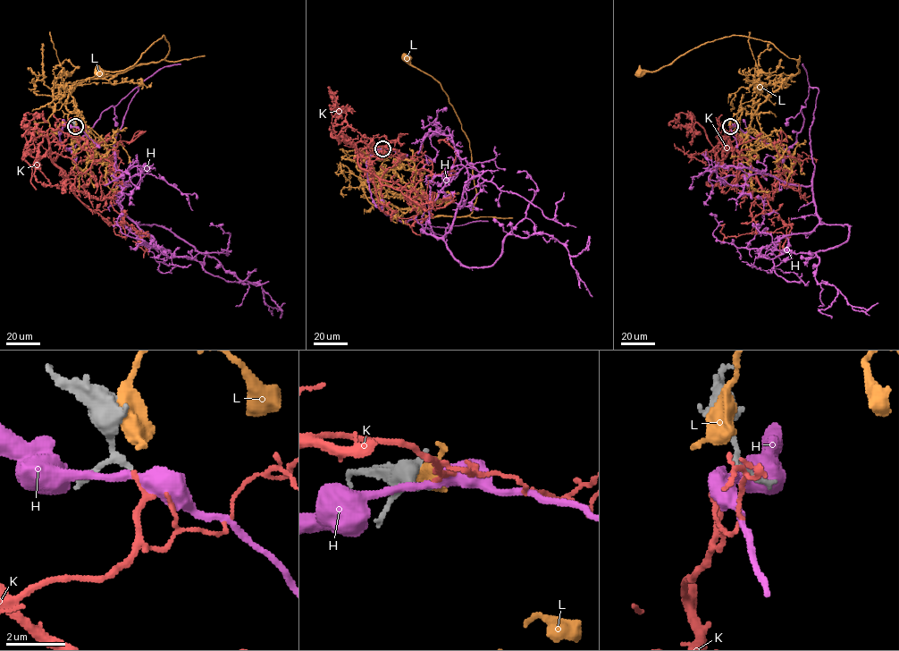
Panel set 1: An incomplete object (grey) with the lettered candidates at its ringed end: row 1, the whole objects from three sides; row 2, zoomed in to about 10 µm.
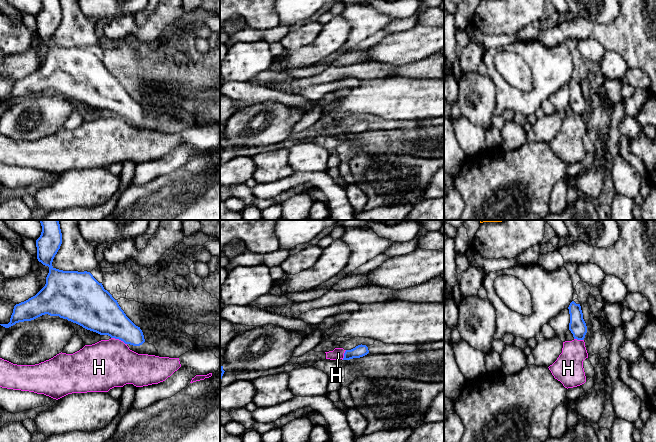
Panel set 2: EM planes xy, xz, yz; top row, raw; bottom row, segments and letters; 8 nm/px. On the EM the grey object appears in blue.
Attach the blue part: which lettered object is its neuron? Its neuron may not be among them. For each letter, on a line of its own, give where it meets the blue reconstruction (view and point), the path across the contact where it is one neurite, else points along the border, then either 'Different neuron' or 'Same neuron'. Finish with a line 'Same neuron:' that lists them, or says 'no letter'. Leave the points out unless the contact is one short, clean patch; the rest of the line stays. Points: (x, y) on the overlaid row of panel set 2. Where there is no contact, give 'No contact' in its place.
H: Touches blue at xy (119, 339). Boundary: xy (111, 337), (118, 338), (126, 344). Different neuron
K: No contact. Same neuron
L: No contact. Different neuron
Same neuron: K

